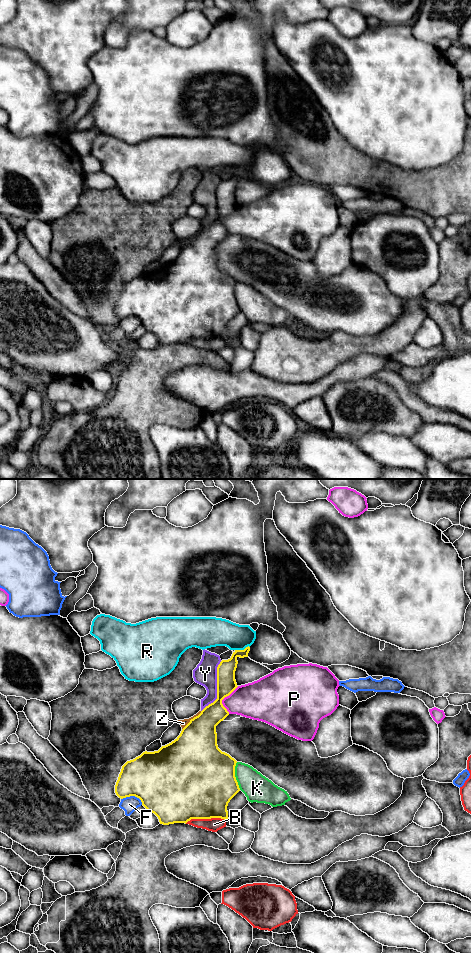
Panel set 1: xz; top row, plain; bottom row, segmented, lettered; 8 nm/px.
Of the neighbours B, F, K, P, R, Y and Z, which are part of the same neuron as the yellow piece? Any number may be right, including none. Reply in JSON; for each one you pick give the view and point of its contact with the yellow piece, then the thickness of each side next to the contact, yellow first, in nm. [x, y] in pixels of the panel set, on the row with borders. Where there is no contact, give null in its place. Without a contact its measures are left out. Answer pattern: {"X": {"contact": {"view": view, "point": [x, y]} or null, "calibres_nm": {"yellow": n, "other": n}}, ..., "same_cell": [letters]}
{"same_cell": []}

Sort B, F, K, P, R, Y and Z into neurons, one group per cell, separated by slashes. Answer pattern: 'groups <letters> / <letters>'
groups B / F / K / P / R / Y Z

